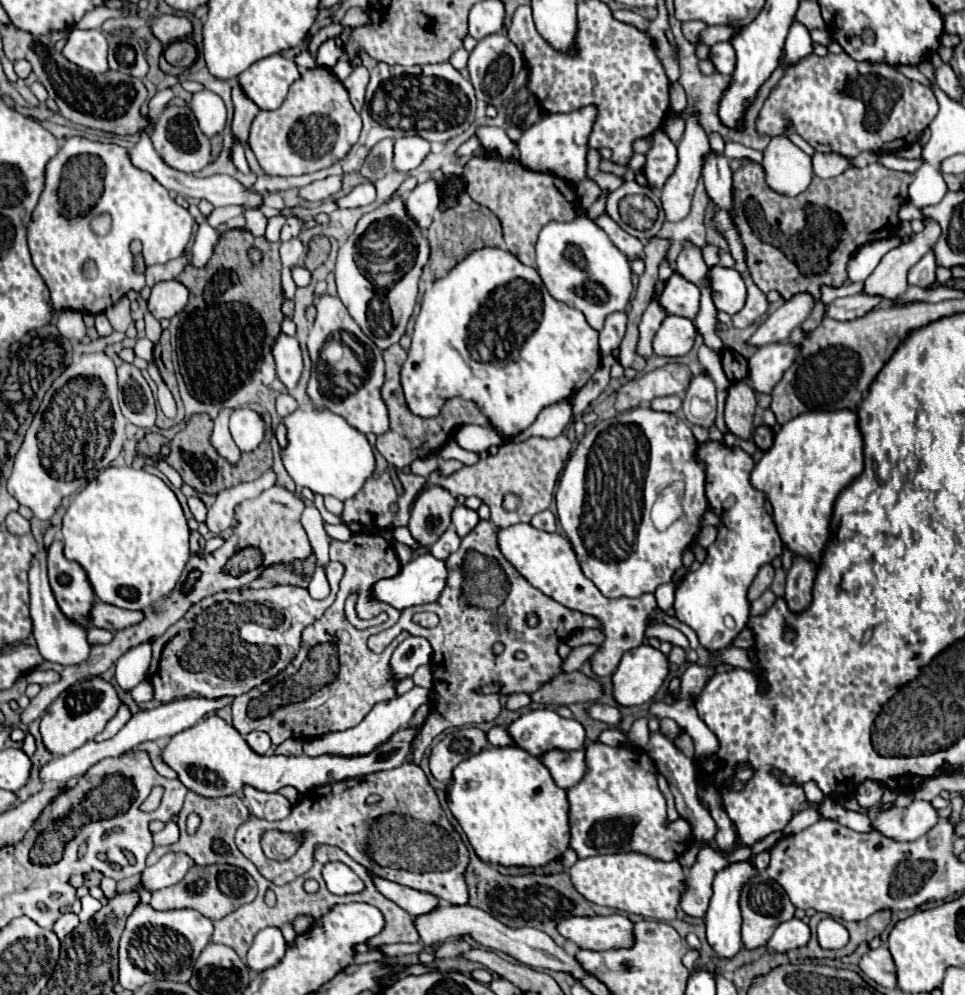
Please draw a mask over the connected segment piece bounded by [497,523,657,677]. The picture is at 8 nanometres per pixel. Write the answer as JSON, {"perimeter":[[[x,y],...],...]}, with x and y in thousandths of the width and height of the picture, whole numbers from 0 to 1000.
{"perimeter":[[[536,526],[532,530],[515,532],[515,546],[523,562],[559,594],[565,598],[573,600],[581,608],[615,618],[625,624],[625,636],[627,644],[623,646],[623,652],[612,660],[612,668],[617,678],[627,680],[633,678],[641,664],[644,658],[662,650],[668,640],[668,632],[673,626],[673,616],[681,610],[679,598],[668,596],[664,600],[652,602],[652,600],[641,600],[641,602],[631,602],[627,600],[612,582],[608,582],[600,570],[600,564],[596,560],[596,554],[592,552],[590,544],[583,538],[577,536],[567,536],[550,530],[548,526]]]}

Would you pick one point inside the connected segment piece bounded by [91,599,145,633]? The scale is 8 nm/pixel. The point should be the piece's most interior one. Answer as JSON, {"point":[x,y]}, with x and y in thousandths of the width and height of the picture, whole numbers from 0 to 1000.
{"point":[110,619]}

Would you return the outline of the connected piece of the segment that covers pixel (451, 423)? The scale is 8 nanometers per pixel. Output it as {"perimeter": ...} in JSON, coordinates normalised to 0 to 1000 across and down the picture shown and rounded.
{"perimeter":[[[405,347],[403,351],[397,353],[399,359],[399,387],[395,391],[397,401],[401,405],[403,411],[403,421],[405,421],[405,429],[401,435],[391,439],[391,453],[407,467],[407,469],[422,469],[428,465],[428,461],[434,459],[442,459],[449,457],[449,453],[455,453],[461,443],[469,437],[469,433],[480,427],[480,425],[494,425],[494,427],[505,427],[509,429],[509,425],[505,423],[505,419],[492,409],[492,405],[482,403],[478,399],[474,401],[465,401],[461,403],[461,409],[457,409],[457,417],[449,419],[449,421],[436,421],[434,417],[428,417],[420,405],[420,397],[416,393],[416,367],[422,361],[422,355],[413,349],[413,347]]]}

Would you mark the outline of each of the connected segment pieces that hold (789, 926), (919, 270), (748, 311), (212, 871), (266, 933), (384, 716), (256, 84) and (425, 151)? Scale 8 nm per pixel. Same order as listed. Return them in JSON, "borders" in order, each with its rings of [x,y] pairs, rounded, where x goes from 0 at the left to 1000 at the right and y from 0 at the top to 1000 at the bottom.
{"borders":[[[[820,924],[820,926],[813,926],[809,928],[801,942],[797,944],[795,952],[805,956],[805,958],[816,958],[818,954],[826,954],[826,952],[832,952],[836,950],[840,942],[840,936],[838,936],[838,930],[832,928],[830,924]]],[[[961,254],[948,268],[942,270],[940,278],[942,286],[952,286],[952,288],[963,288],[969,284],[969,260],[967,254]]],[[[776,282],[774,284],[774,303],[772,303],[772,309],[764,315],[764,317],[760,317],[760,327],[762,329],[776,329],[778,325],[782,325],[793,313],[795,313],[795,309],[797,309],[797,305],[795,305],[795,301],[793,301],[793,296]]],[[[202,869],[194,875],[194,879],[185,887],[165,893],[165,895],[159,895],[154,910],[163,916],[202,914],[208,920],[223,926],[223,924],[231,924],[246,912],[260,908],[264,904],[264,899],[266,899],[266,887],[254,873],[248,873],[241,869],[215,869],[215,871]]],[[[285,932],[270,934],[264,940],[260,954],[256,956],[254,970],[262,978],[270,978],[270,976],[287,970],[293,964],[295,954],[297,954],[297,950],[295,950],[295,944],[293,944],[289,934],[285,934]]],[[[428,690],[426,694],[422,694],[416,701],[405,703],[403,707],[391,707],[384,717],[370,729],[358,735],[347,735],[341,739],[333,739],[333,743],[316,743],[314,747],[314,755],[322,761],[328,759],[353,759],[353,761],[372,761],[372,759],[382,759],[382,755],[391,753],[395,747],[401,747],[403,741],[418,729],[422,729],[428,721],[428,717],[432,715],[434,709],[445,705],[445,694],[438,690]]],[[[279,55],[254,69],[246,81],[252,93],[268,110],[287,110],[299,91],[299,85],[310,77],[310,69],[304,59],[293,55]]],[[[434,136],[409,140],[407,148],[407,168],[416,174],[424,174],[436,166],[436,162],[445,156],[445,144]]]]}

